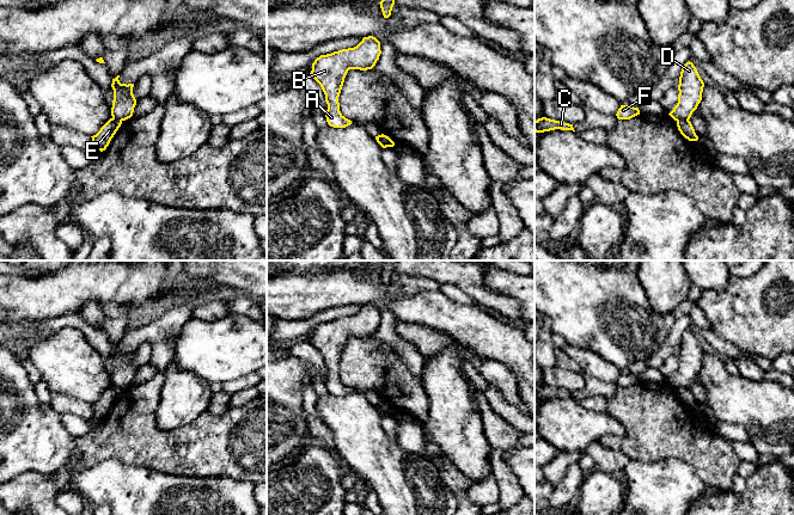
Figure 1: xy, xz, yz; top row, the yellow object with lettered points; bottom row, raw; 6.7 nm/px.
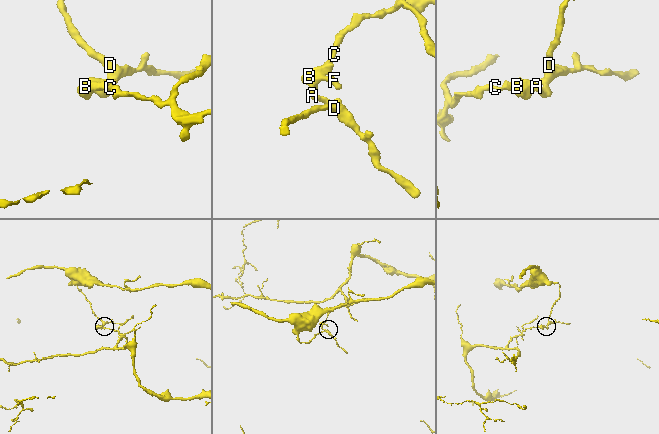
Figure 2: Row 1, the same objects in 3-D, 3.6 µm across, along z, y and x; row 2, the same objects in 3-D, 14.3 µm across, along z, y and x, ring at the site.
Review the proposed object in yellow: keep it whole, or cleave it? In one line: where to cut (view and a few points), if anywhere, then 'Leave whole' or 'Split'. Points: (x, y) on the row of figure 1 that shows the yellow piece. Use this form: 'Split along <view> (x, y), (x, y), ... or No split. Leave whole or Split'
Split along yz (688, 118), (677, 121). Split

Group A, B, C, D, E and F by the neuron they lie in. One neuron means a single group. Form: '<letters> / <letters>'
A B C E F / D

